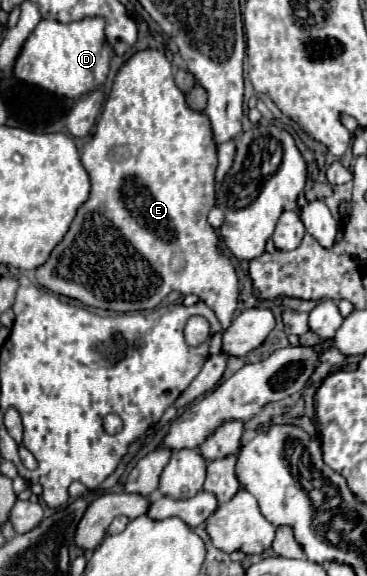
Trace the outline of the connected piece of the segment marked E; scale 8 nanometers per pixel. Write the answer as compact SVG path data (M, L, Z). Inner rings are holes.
M142 50L136 52L136 57L140 60L140 65L144 68L146 80L124 87L122 89L110 92L106 106L100 114L100 120L96 124L96 130L90 138L90 142L86 142L86 146L82 148L82 164L90 176L92 182L92 192L90 198L80 206L66 238L52 250L50 258L46 264L42 264L36 270L36 280L40 286L52 290L54 294L66 296L66 298L74 298L78 302L82 302L84 306L94 306L94 308L104 308L104 310L114 310L114 312L132 312L132 310L152 310L156 308L172 290L180 292L182 296L186 294L196 294L200 300L204 300L216 314L216 318L222 324L222 332L230 326L234 310L236 310L236 302L238 302L238 276L236 270L230 262L230 258L222 256L218 252L218 234L216 230L208 224L206 216L212 210L216 196L214 196L214 172L216 172L216 142L212 138L212 128L208 122L208 116L204 112L196 112L192 108L188 108L186 98L182 94L182 90L174 84L174 76L172 76L172 66L166 58L164 52L160 50Z

